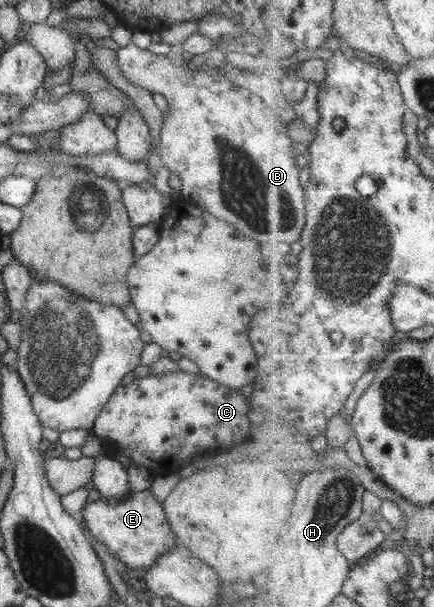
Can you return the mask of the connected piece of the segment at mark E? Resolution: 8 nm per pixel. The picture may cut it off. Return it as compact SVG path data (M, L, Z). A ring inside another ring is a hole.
M147 490L129 492L126 497L99 499L85 503L81 509L83 522L91 536L107 548L109 554L125 568L148 569L155 559L171 550L177 538L171 532L170 524L161 503Z

